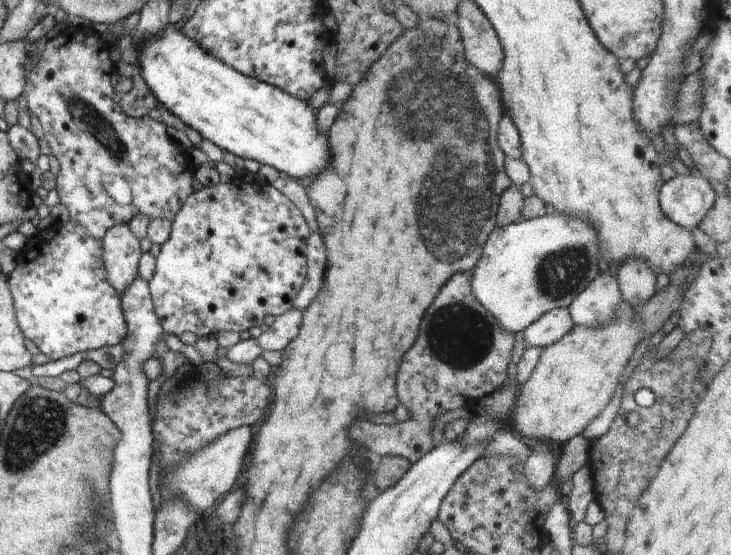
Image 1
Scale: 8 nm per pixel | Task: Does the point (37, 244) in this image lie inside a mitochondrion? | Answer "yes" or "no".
no

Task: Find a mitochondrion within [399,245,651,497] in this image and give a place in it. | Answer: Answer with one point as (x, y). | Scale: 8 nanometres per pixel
(466, 335)

